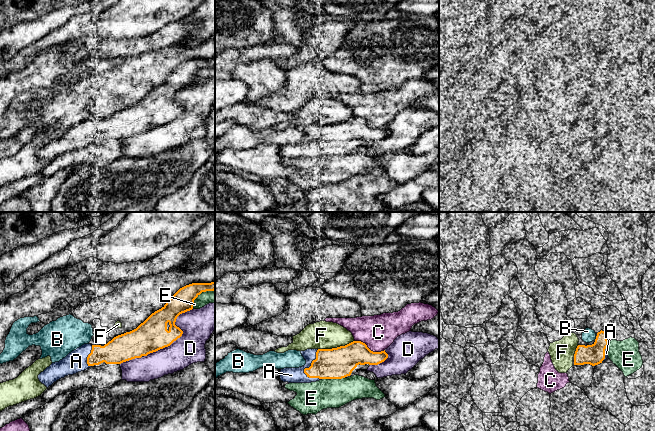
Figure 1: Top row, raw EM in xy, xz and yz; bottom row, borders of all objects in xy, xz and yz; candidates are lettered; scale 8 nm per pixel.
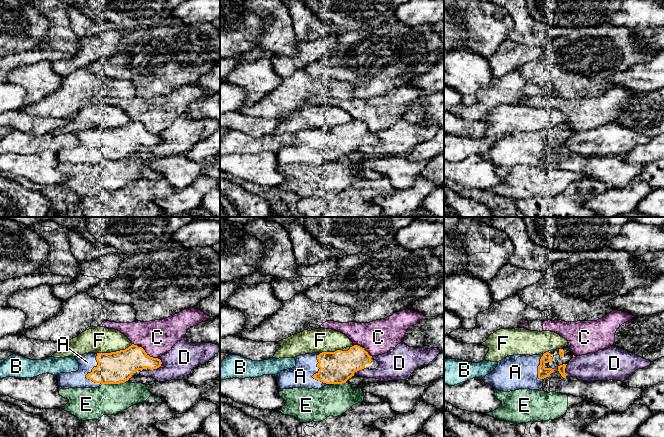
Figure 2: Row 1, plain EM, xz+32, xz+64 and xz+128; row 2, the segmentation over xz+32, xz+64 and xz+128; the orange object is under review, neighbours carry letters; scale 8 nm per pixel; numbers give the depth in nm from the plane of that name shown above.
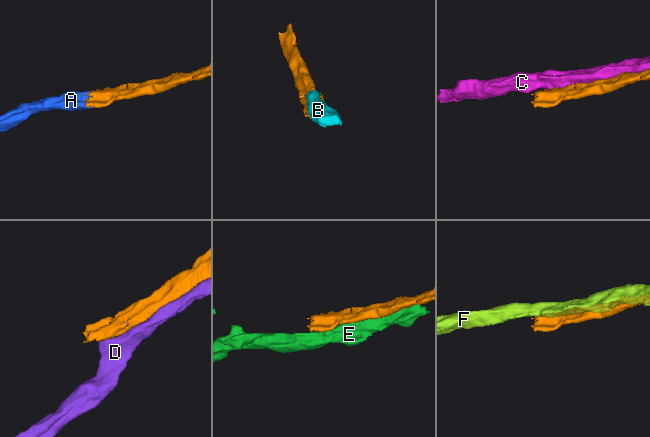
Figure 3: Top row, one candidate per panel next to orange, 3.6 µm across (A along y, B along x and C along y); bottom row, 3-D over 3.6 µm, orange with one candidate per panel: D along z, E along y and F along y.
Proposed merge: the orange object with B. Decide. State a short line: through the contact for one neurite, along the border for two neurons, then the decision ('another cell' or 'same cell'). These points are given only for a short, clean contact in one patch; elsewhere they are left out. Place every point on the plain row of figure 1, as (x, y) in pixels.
another cell

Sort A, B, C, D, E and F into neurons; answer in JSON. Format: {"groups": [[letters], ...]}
{"groups": [["A"], ["B"], ["C"], ["D"], ["E"], ["F"]]}

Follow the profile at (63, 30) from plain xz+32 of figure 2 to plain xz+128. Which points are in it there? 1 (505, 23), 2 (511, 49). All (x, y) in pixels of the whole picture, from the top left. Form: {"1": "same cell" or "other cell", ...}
{"1": "same cell", "2": "other cell"}

